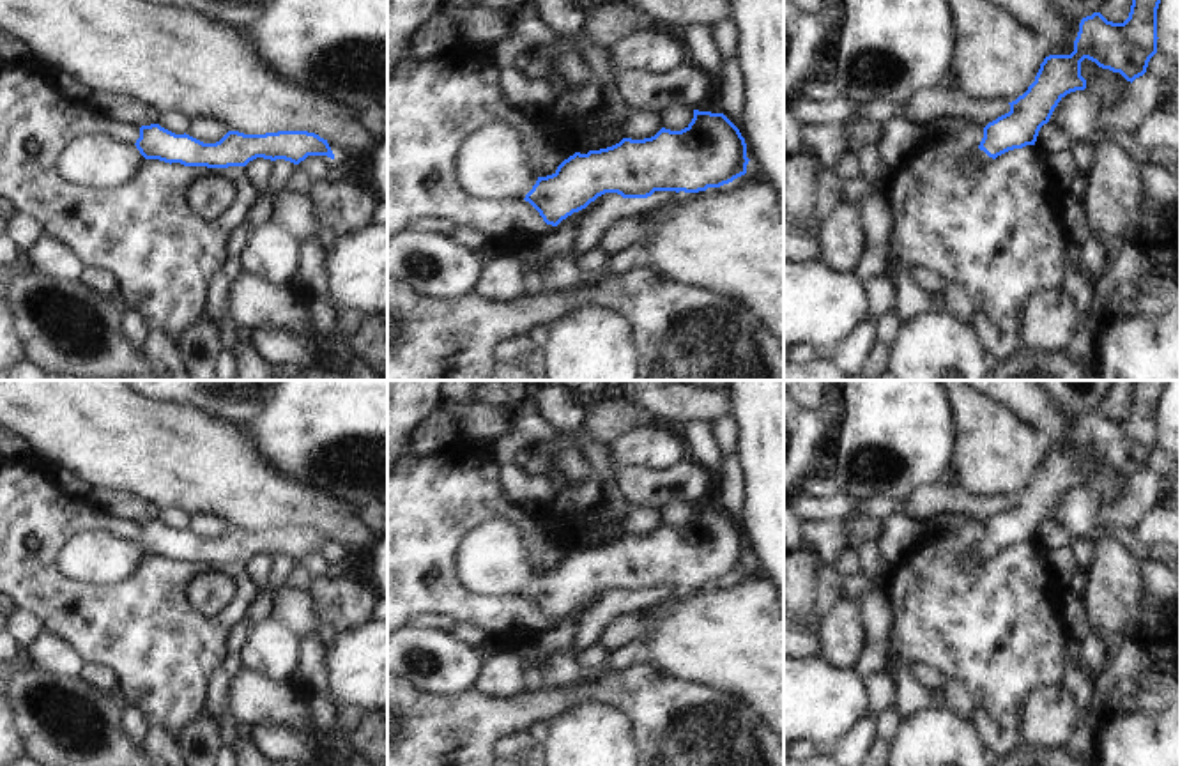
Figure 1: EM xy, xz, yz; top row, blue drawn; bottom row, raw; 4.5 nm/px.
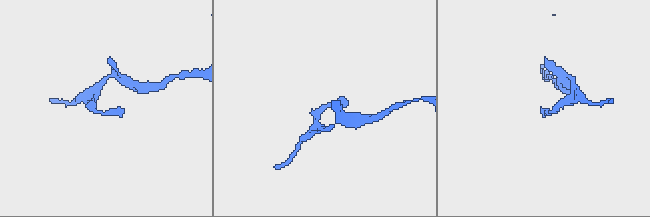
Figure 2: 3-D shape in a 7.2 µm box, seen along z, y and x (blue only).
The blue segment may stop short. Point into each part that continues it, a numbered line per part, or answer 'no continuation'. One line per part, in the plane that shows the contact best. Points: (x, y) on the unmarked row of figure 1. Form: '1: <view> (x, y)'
1: xz (492, 559)

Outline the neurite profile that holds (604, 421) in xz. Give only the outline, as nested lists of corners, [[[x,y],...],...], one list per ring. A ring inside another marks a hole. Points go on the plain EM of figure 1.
[[[600,402],[584,407],[584,433],[596,442],[614,442],[624,432],[651,428],[655,414],[632,402]]]

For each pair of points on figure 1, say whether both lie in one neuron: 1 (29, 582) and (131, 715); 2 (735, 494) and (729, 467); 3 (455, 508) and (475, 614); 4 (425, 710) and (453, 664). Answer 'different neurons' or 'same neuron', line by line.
1: different neurons
2: same neuron
3: same neuron
4: different neurons

